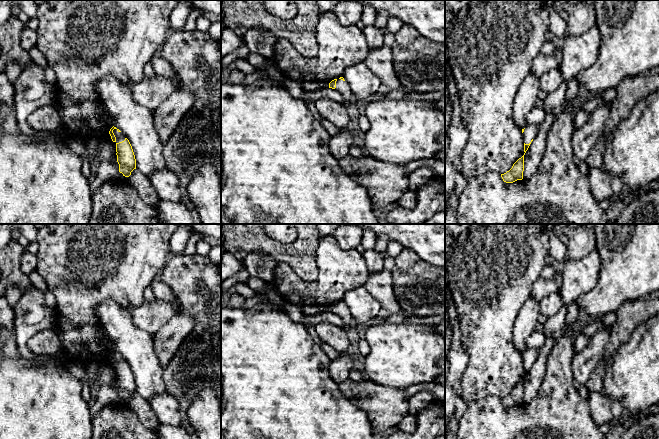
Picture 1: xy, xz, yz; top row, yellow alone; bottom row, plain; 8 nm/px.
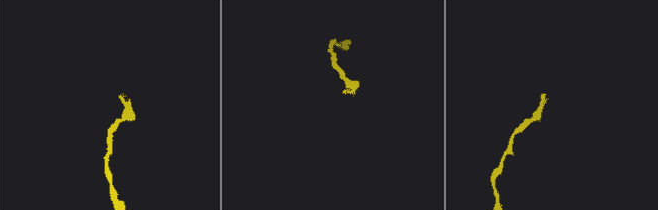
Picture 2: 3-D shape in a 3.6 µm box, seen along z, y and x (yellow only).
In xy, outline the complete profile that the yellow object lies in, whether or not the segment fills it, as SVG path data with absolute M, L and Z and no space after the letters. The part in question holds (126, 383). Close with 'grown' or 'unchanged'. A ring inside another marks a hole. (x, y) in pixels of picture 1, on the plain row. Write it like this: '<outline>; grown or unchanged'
M112 351L109 355L111 363L116 367L117 386L119 388L119 396L125 401L129 401L131 396L136 393L136 383L129 364L124 358Z; grown

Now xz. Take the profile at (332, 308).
M343 301L332 304L329 307L329 312L339 315L344 320L346 328L350 331L354 331L356 323L349 308L344 304Z; grown

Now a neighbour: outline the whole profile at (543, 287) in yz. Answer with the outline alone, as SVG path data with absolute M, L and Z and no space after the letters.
M540 277L532 285L531 297L539 302L542 298L558 291L559 288L554 279Z

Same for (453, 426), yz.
M453 416L448 425L448 432L445 435L445 439L457 439L457 433L459 429L459 421Z

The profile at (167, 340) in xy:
M174 314L153 335L154 352L162 368L166 367L194 326L192 317Z

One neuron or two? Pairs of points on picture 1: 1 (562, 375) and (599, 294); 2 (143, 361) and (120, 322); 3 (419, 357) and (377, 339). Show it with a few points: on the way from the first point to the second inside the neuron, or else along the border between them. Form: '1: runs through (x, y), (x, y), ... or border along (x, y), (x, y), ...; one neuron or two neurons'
1: border along (580, 315), (587, 320); two neurons
2: runs through (138, 351), (124, 332); one neuron
3: runs through (409, 354), (400, 354), (387, 341); one neuron

